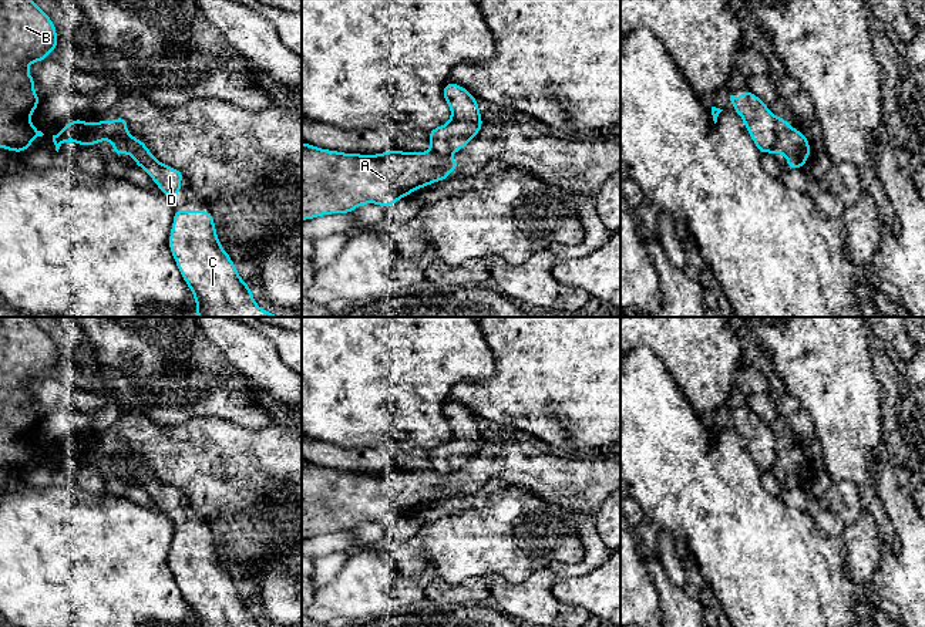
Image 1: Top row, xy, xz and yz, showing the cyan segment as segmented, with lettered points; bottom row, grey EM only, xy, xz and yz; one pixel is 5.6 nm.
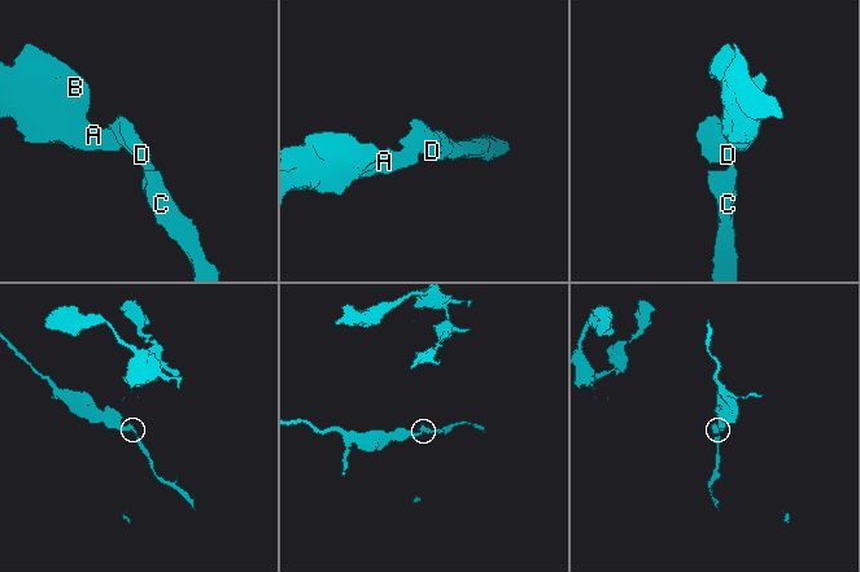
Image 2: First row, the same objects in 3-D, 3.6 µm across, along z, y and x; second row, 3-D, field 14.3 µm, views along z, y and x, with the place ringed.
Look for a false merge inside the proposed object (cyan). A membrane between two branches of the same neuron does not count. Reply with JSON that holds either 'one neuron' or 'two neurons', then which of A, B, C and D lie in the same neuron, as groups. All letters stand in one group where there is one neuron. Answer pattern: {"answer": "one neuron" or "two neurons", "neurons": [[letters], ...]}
{"answer": "two neurons", "neurons": [["A", "B"], ["C", "D"]]}

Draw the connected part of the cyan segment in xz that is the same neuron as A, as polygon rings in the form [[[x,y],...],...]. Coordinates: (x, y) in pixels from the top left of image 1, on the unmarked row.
[[[302,461],[302,539],[314,537],[322,533],[352,532],[357,525],[376,522],[383,526],[393,525],[400,516],[411,515],[438,499],[447,499],[450,489],[457,489],[457,478],[445,478],[444,473],[434,471],[401,471],[397,466],[376,473],[343,472],[327,469]]]

